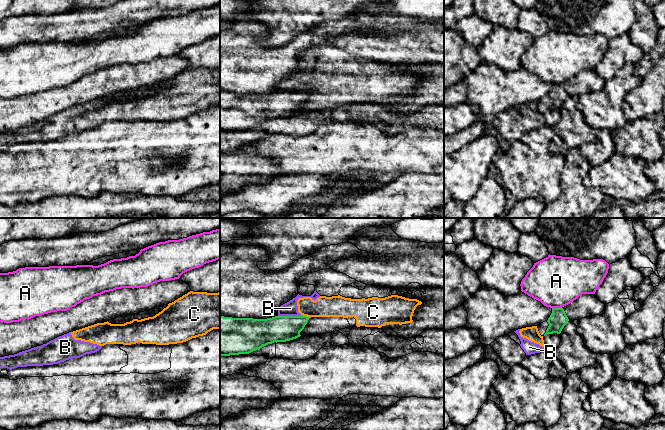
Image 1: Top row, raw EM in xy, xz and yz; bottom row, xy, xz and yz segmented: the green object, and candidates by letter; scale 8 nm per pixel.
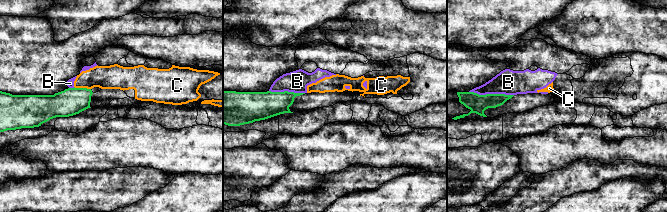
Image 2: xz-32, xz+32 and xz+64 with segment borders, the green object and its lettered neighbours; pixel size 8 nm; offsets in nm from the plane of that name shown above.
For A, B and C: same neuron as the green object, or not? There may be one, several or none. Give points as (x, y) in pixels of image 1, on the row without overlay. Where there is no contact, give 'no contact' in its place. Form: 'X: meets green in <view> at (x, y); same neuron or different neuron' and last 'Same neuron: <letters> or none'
A: meets green in yz at (556, 84); different neuron
B: meets green in xz at (289, 92); different neuron
C: meets green in xz at (306, 92); different neuron
Same neuron: none

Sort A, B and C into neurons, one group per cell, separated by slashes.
A / B C

